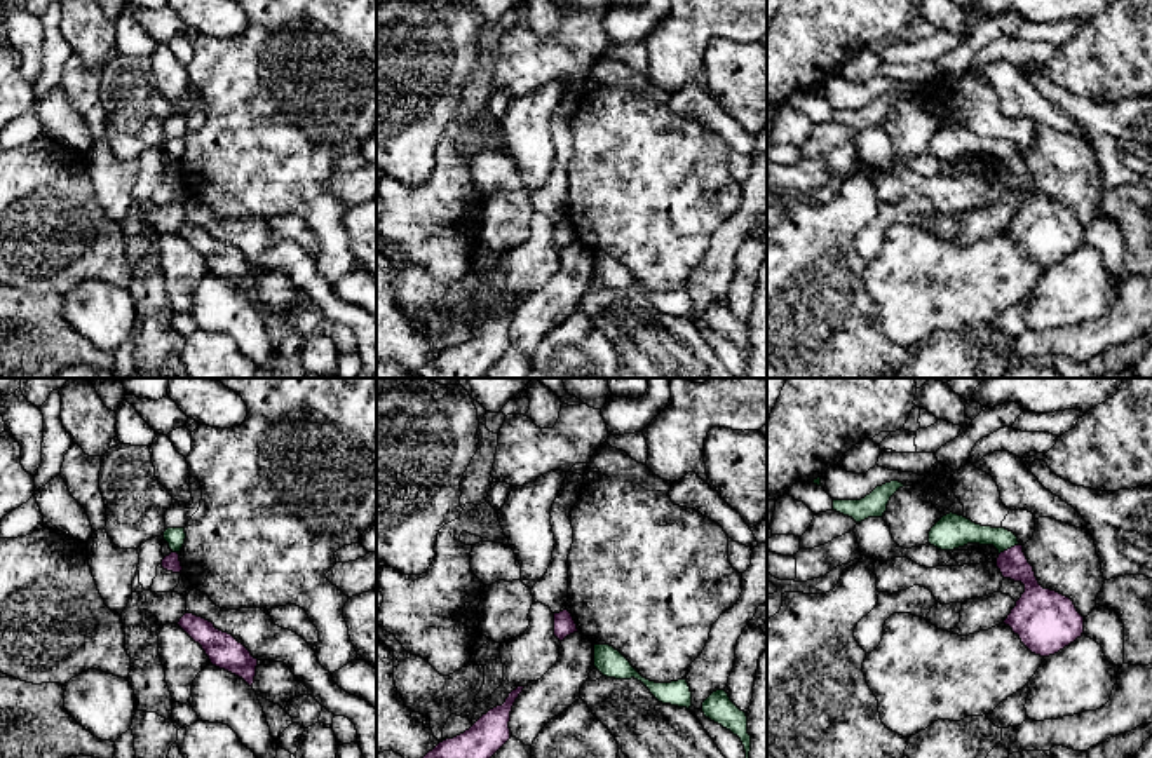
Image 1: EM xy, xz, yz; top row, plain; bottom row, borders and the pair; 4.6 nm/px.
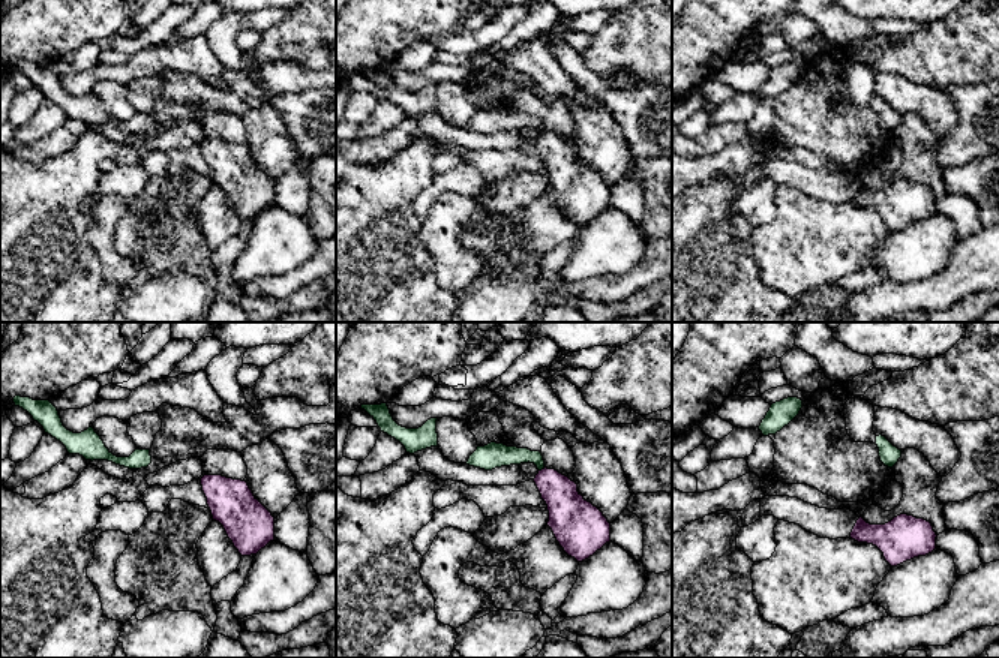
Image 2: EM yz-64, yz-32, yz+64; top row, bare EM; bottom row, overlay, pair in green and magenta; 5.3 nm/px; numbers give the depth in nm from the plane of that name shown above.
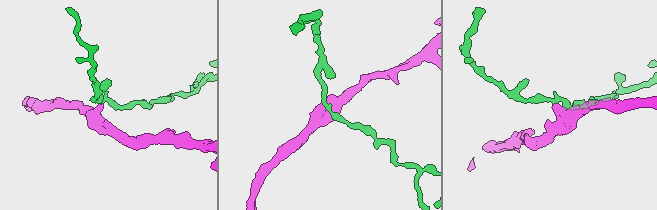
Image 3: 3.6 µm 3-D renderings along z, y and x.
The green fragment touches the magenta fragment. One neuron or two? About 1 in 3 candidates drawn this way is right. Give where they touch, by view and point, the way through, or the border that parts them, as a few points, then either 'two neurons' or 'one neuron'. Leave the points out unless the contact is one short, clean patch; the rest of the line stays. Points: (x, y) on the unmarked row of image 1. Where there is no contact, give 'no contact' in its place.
contact yz (1008, 157); way yz (957, 140), (994, 145), (1008, 157), (1013, 173); one neuron

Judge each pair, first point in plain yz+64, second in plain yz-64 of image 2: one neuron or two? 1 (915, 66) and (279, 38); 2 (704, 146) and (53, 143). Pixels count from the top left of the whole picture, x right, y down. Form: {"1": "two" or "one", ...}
{"1": "one", "2": "one"}

